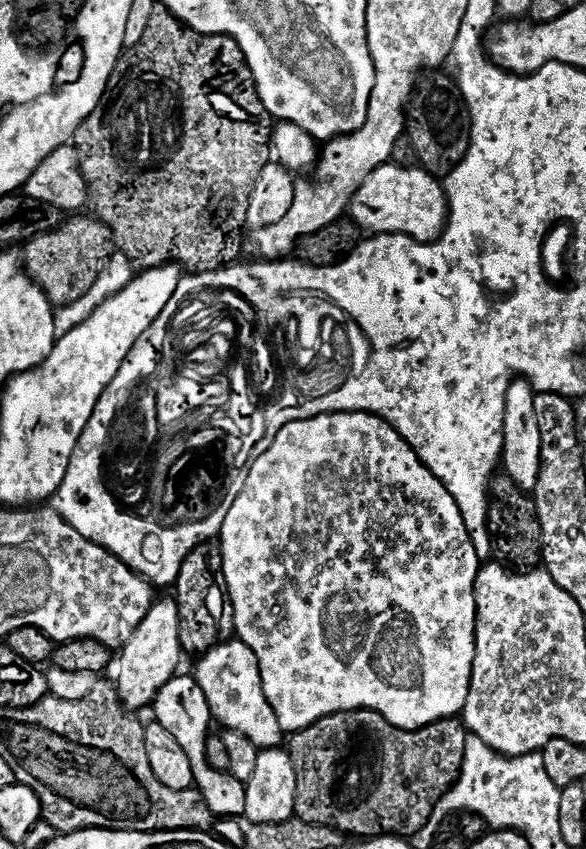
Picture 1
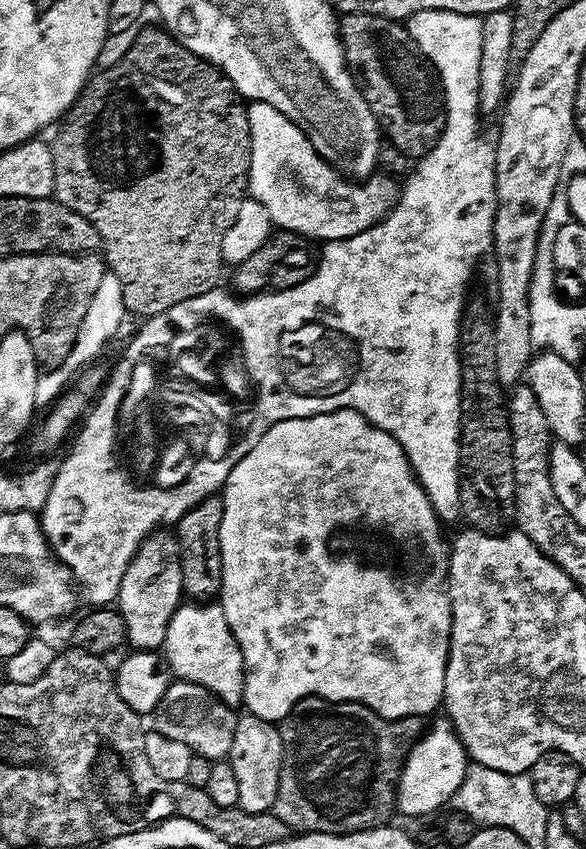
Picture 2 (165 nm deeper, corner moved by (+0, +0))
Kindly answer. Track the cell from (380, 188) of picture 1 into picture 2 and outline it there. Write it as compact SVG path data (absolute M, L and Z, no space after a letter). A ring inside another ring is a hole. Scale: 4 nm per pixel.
M255 102L249 103L246 109L252 139L247 191L251 199L257 200L263 206L277 229L307 236L312 242L349 240L370 230L375 224L381 224L392 213L401 193L401 189L398 184L396 188L394 181L383 180L380 174L376 174L363 182L349 182L317 154L306 133L297 124L290 122L286 114L274 110L274 106L269 104Z

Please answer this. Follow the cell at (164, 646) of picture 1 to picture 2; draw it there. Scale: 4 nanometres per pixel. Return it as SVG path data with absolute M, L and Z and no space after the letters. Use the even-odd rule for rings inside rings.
M157 530L144 541L122 578L118 611L125 618L127 643L136 650L163 649L172 615L185 599L180 541L168 530Z

